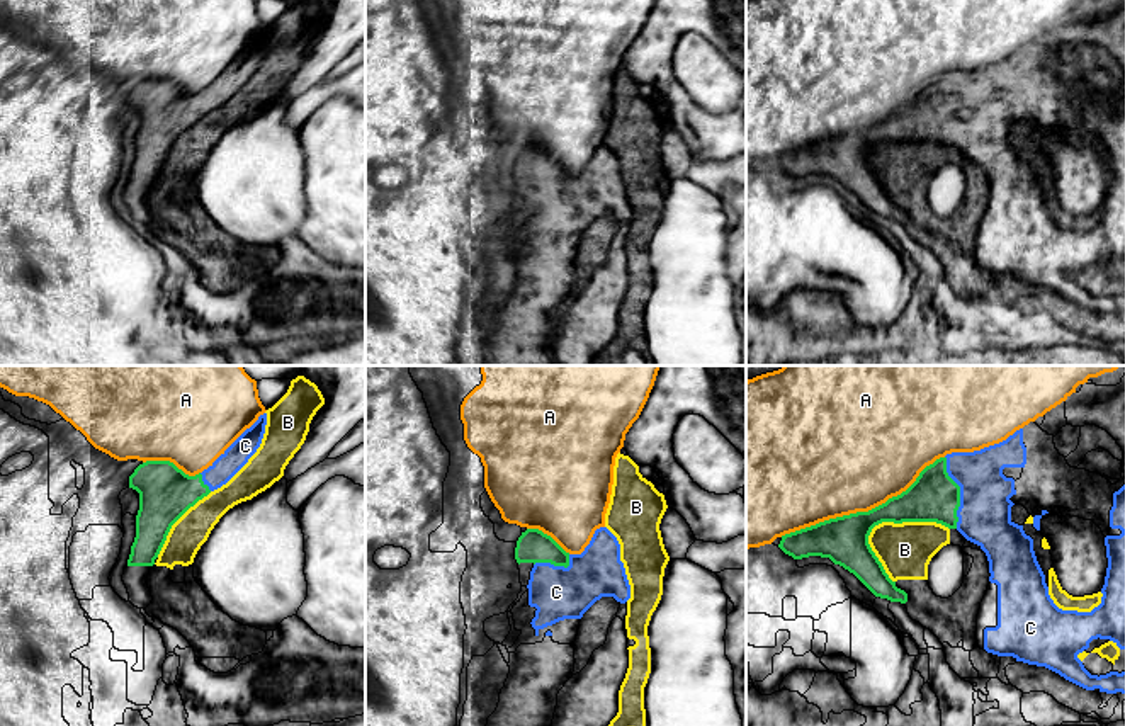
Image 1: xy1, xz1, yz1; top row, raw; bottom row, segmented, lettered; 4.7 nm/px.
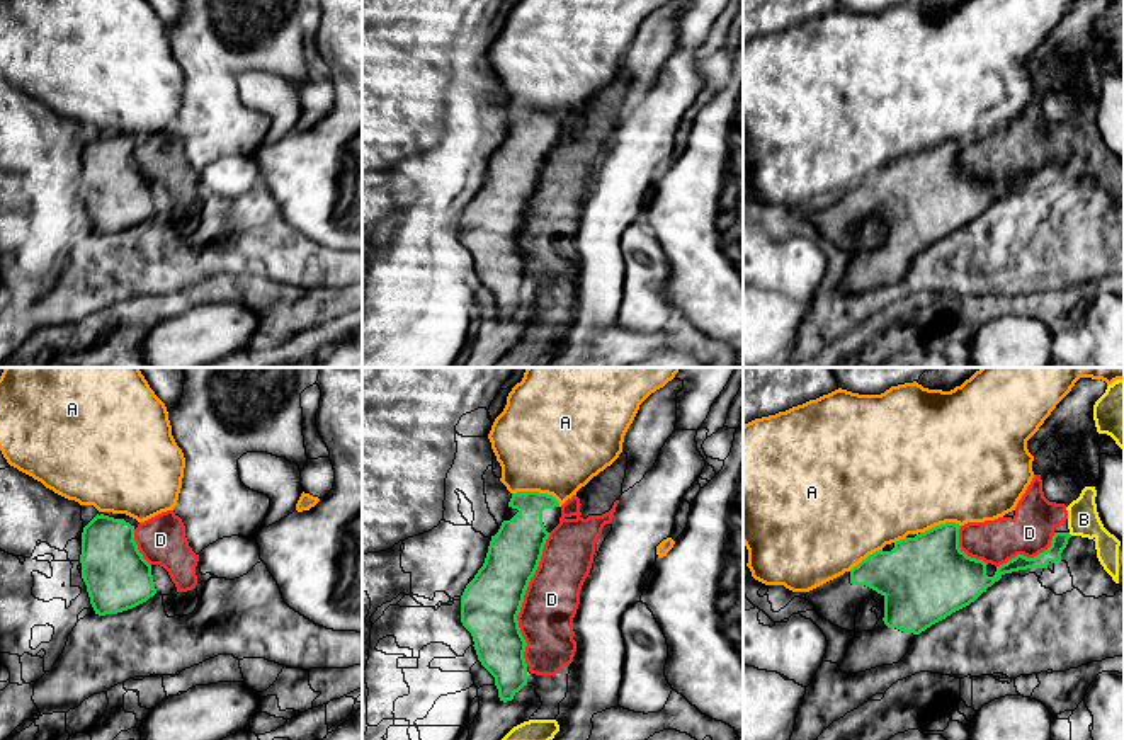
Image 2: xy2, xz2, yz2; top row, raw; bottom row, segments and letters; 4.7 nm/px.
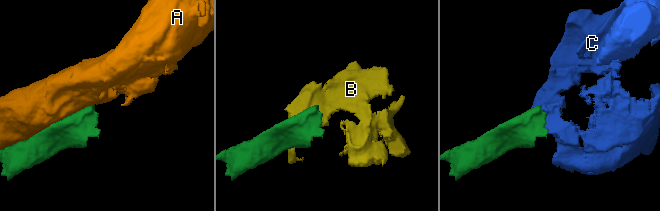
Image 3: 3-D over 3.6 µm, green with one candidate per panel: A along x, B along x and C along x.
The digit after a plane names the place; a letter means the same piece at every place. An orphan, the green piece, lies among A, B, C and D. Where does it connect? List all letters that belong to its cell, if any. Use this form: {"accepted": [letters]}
{"accepted": ["C"]}

